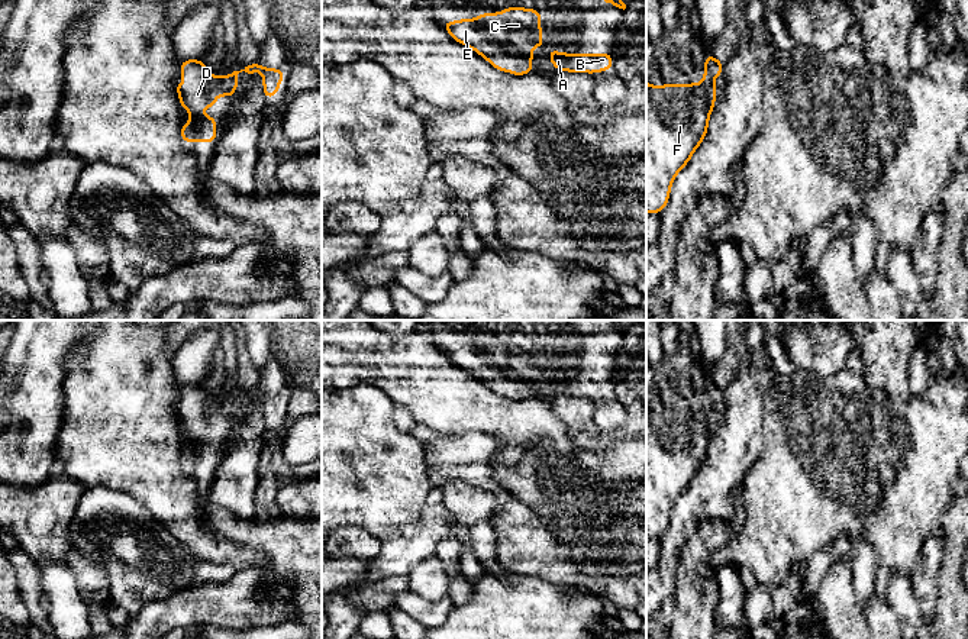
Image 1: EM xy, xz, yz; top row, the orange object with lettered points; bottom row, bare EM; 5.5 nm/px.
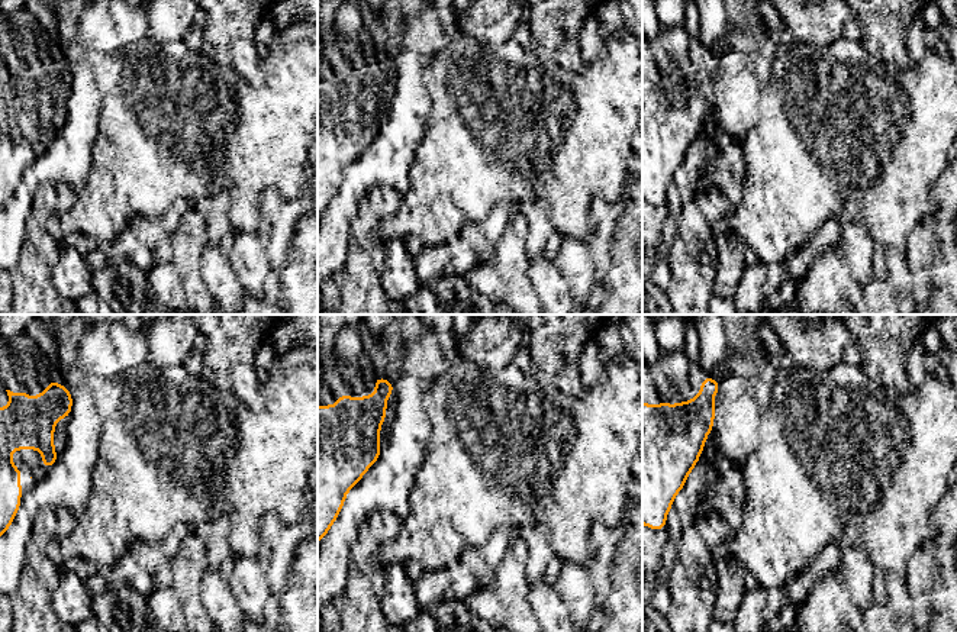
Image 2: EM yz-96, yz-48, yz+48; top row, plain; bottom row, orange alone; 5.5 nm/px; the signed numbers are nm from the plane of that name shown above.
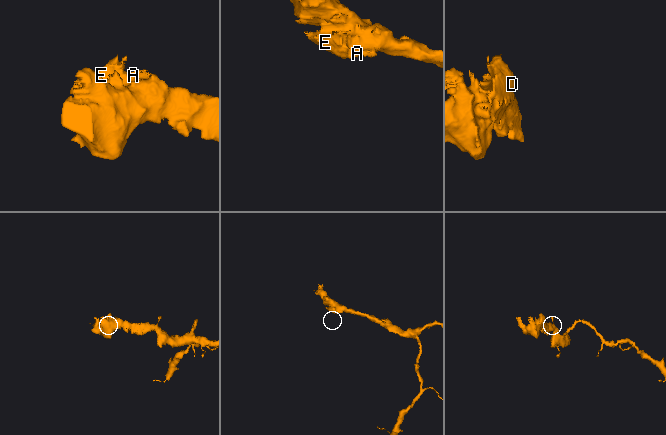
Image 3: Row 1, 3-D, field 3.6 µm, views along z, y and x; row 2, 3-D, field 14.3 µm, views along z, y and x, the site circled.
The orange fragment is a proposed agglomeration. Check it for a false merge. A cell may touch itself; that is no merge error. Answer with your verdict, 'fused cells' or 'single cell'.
single cell

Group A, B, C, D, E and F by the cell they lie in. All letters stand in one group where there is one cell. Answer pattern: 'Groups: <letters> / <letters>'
Groups: A B C D E F

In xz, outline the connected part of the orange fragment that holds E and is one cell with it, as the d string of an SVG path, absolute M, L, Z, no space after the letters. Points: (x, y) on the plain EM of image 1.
M506 332L501 338L481 338L478 343L446 346L442 352L494 393L513 400L532 397L532 372L545 371L538 333Z

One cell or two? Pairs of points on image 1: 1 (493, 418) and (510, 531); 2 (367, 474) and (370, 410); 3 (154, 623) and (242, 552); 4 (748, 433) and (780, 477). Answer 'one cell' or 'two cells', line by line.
1: two cells
2: one cell
3: two cells
4: two cells

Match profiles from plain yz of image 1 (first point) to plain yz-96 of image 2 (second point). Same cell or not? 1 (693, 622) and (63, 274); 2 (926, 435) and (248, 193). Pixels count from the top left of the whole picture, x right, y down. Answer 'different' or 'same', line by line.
1: different
2: same

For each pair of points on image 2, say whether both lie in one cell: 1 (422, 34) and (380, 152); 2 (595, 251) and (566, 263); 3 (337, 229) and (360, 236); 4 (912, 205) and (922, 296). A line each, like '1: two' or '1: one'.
1: one
2: two
3: two
4: two

